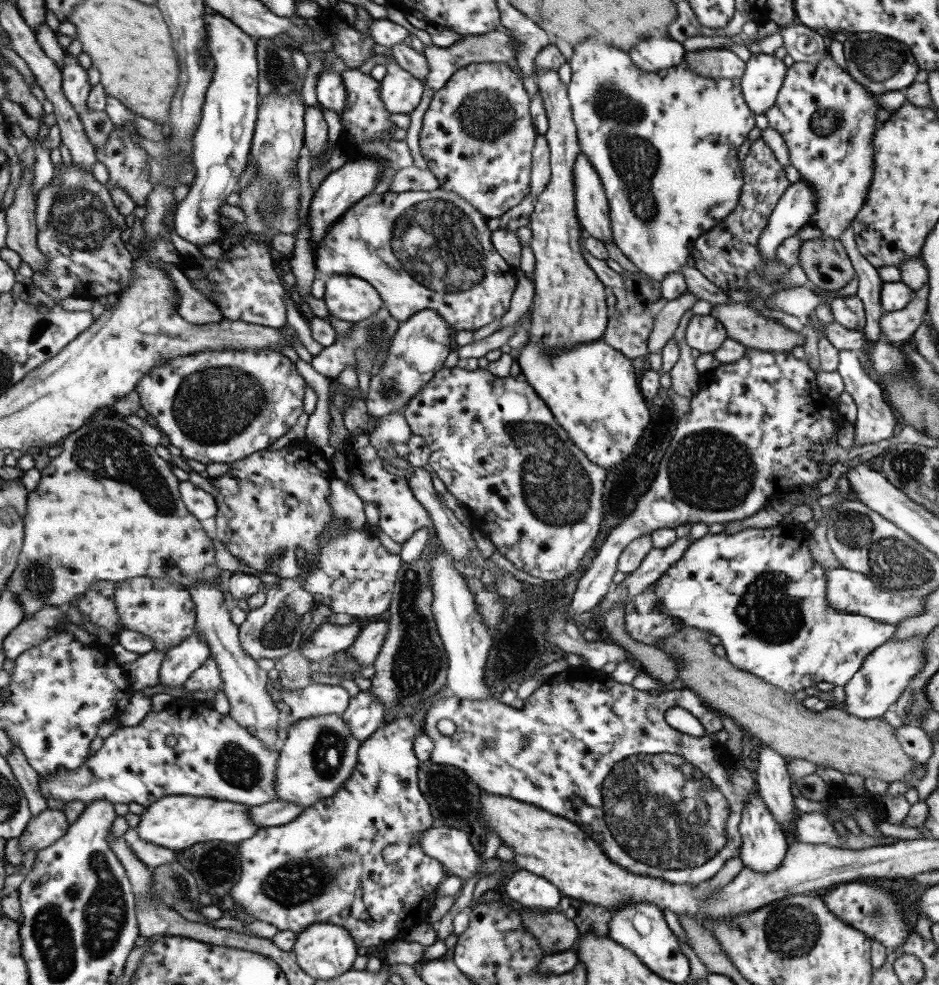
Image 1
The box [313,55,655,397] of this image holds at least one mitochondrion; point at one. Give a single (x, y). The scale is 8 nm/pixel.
(436, 242)

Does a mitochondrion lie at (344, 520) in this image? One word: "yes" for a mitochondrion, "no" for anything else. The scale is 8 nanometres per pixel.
yes

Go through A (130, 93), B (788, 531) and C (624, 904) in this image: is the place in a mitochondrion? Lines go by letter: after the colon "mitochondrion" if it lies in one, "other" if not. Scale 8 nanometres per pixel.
A: other
B: other
C: other

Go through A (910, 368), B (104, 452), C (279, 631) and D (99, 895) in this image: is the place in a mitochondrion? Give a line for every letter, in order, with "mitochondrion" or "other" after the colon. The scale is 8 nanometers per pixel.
A: mitochondrion
B: mitochondrion
C: mitochondrion
D: mitochondrion

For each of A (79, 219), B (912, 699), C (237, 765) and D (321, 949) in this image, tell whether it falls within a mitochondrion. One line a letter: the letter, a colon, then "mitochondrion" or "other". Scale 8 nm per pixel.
A: mitochondrion
B: mitochondrion
C: mitochondrion
D: other

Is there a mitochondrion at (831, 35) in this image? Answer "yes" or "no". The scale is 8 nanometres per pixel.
no

